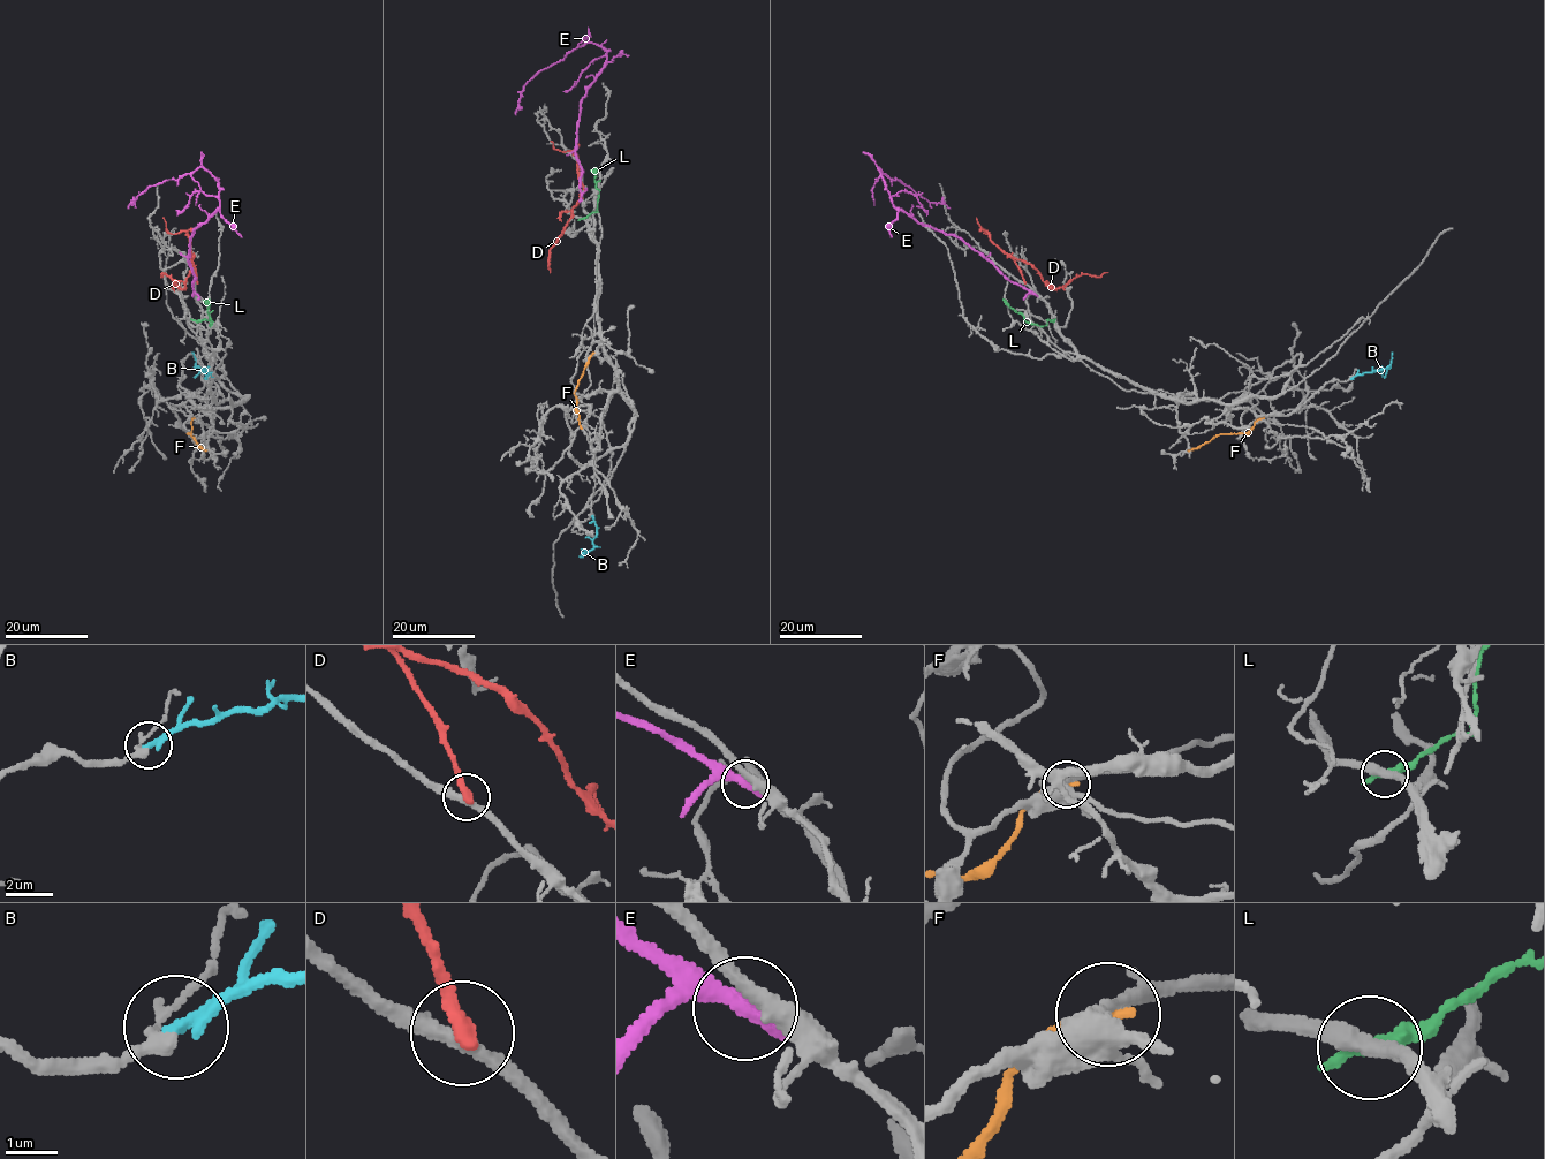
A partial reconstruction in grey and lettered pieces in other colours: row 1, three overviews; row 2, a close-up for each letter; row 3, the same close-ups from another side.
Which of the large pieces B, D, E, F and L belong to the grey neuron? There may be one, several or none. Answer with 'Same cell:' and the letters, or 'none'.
Same cell: B

